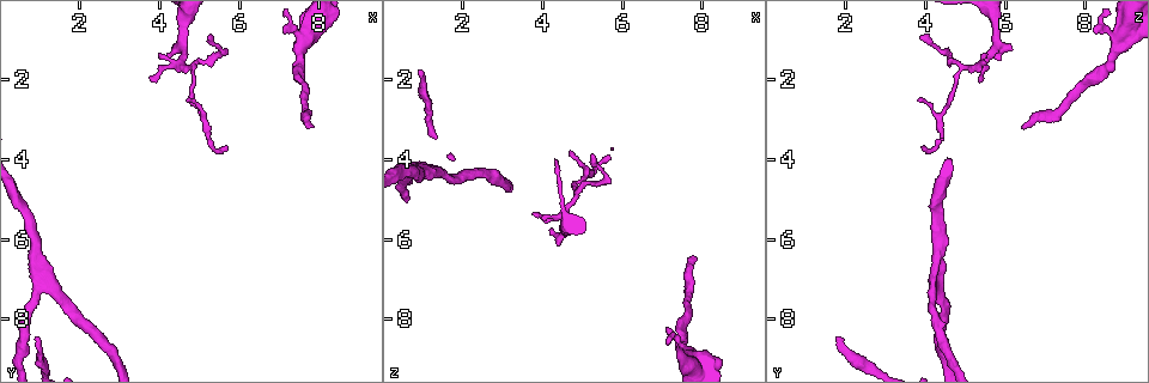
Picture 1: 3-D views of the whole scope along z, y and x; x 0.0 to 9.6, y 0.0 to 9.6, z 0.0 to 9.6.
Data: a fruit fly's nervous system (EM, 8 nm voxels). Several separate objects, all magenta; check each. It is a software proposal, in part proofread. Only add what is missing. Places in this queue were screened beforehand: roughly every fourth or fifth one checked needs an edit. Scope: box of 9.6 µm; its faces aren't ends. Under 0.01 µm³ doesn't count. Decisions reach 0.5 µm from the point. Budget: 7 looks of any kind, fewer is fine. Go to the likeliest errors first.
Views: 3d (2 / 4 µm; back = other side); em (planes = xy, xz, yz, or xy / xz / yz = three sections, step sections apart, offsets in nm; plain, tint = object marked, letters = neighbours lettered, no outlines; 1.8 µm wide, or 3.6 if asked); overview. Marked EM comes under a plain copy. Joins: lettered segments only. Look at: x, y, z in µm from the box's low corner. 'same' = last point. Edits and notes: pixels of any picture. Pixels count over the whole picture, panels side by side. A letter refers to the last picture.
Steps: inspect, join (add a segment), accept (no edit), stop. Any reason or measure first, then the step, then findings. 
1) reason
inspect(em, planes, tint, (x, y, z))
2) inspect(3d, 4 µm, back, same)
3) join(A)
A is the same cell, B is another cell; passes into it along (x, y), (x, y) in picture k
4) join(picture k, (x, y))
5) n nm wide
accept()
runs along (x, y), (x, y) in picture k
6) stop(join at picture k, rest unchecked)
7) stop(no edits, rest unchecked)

end of a long branch
inspect(3d, 4 µm, (7.70, 3.15, 6.40))

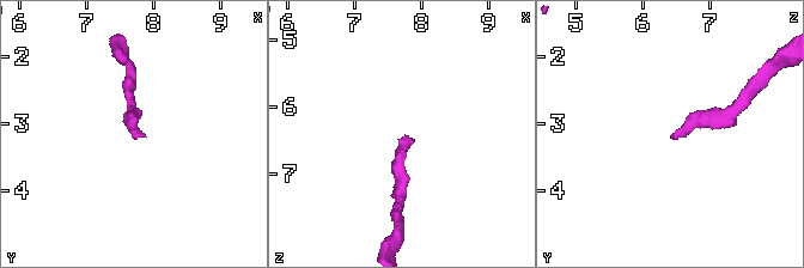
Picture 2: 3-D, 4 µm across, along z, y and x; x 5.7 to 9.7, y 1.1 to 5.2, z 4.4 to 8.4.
now the EM
inspect(em, planes, letters, (7.75, 3.20, 6.40))

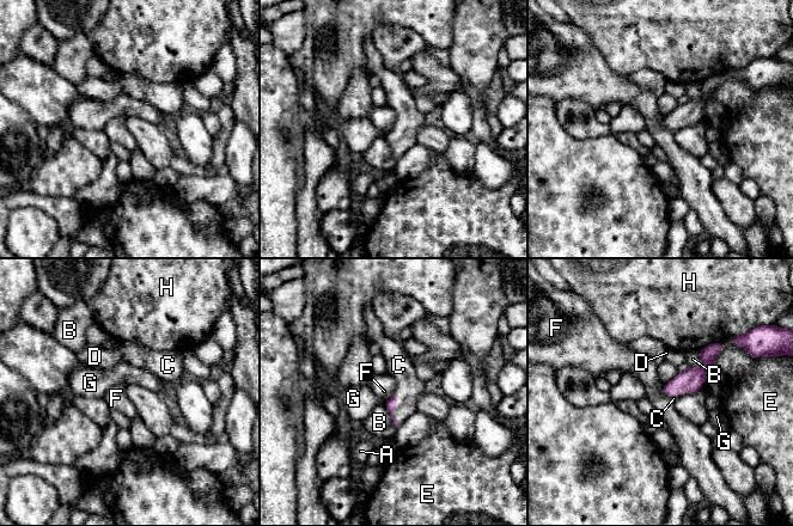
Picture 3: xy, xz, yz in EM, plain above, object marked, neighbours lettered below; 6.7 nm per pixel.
join(C)
C is the same cell, A, B, D, E, F, G and H are other cells; passes into it along (390, 404), (395, 409), (409, 386) in picture 3; it goes on there

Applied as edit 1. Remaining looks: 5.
inspect(overview)

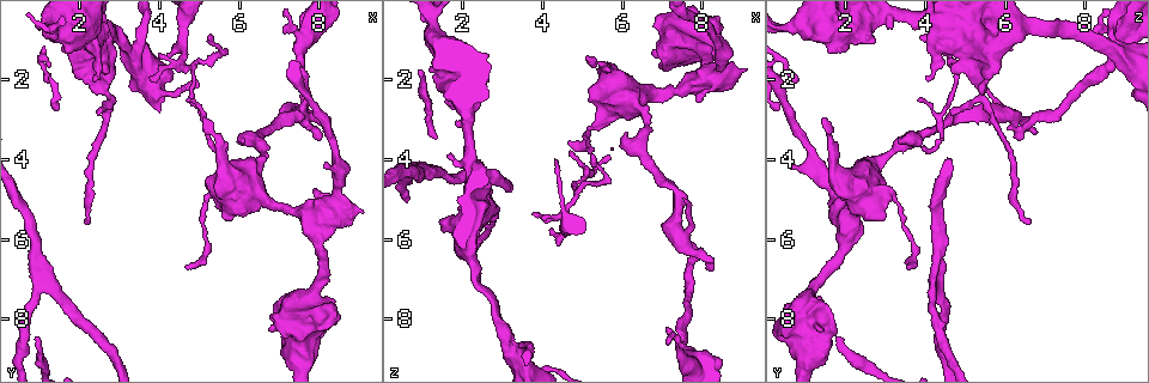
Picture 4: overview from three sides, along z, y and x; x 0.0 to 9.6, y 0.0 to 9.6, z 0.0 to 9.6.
branch stops here
inspect(em, yz, step 8, tint, (0.95, 8.45, 1.80))

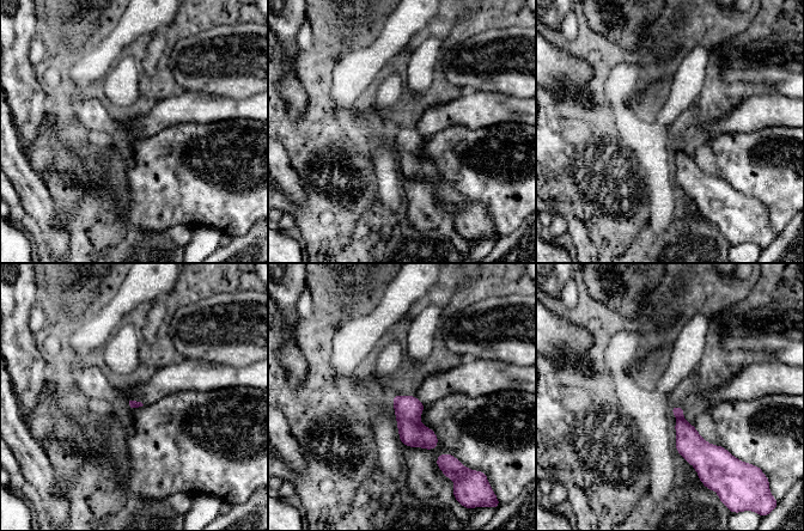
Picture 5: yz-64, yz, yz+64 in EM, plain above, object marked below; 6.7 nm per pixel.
inspect(em, planes, letters, same)

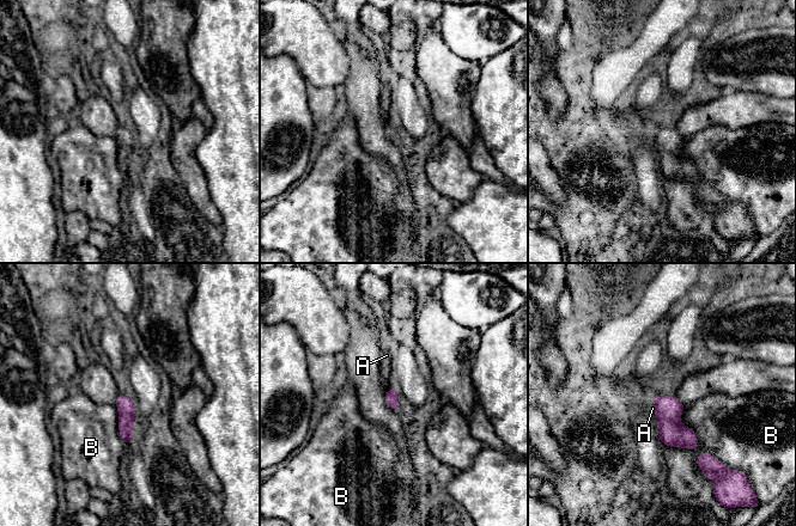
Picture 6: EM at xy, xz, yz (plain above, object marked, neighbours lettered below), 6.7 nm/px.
join(A)
A is the same cell, B is another cell; it goes on there

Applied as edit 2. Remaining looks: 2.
stop(join at picture 3, join at picture 6, rest unchecked)

